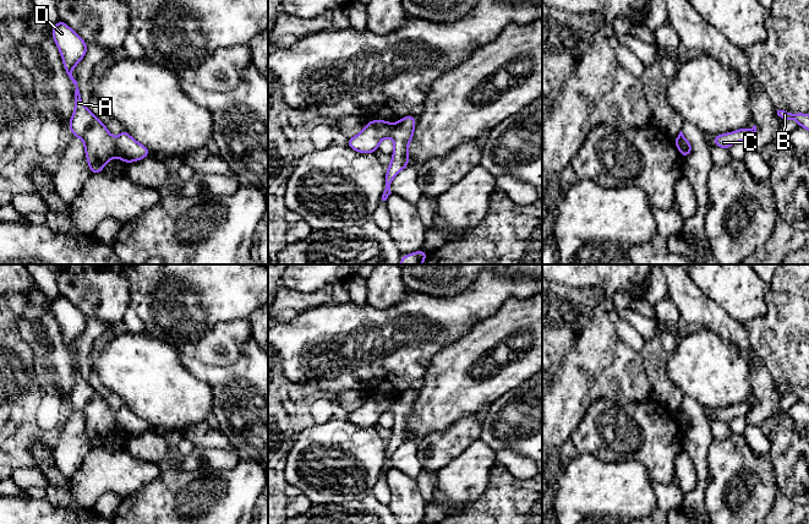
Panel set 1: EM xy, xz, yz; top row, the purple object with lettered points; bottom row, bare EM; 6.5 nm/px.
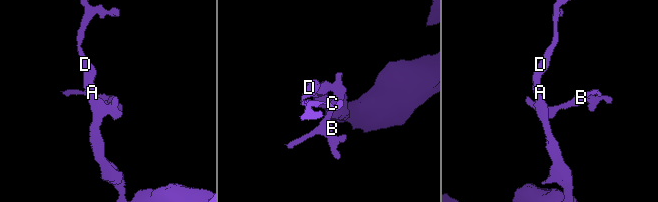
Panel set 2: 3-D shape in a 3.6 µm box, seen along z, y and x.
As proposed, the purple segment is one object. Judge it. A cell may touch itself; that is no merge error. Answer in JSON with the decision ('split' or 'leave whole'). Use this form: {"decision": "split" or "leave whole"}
{"decision": "split"}

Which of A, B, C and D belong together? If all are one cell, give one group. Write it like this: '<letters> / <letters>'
A D / B C

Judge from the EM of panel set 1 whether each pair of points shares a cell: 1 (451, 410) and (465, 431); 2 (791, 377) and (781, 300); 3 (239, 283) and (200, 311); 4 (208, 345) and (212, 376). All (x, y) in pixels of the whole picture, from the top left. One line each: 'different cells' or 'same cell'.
1: different cells
2: same cell
3: same cell
4: different cells

